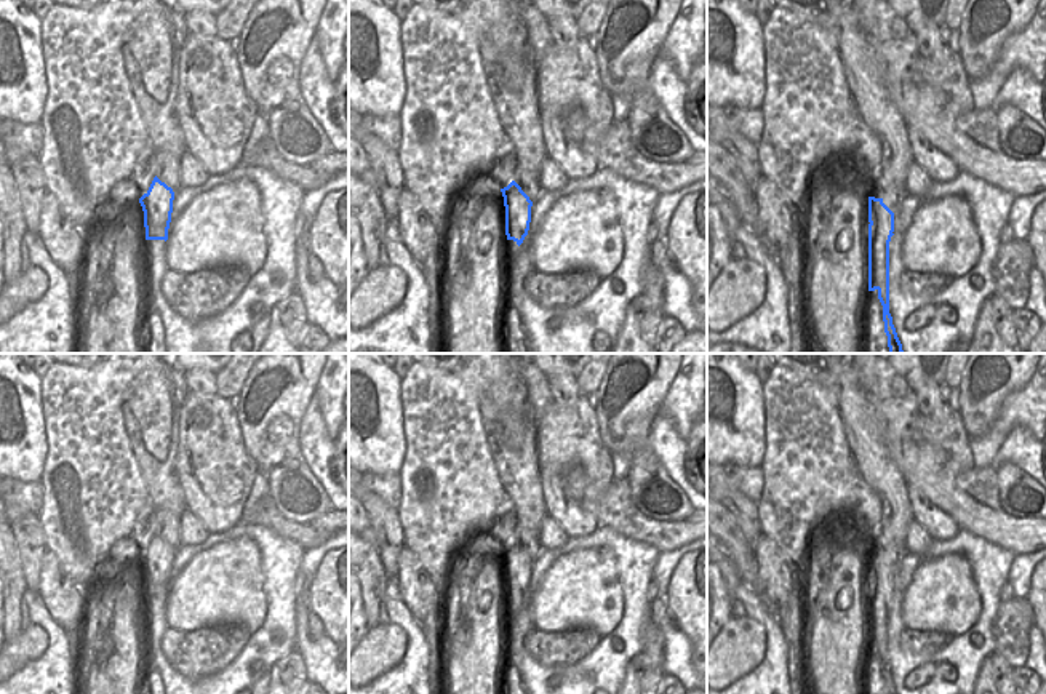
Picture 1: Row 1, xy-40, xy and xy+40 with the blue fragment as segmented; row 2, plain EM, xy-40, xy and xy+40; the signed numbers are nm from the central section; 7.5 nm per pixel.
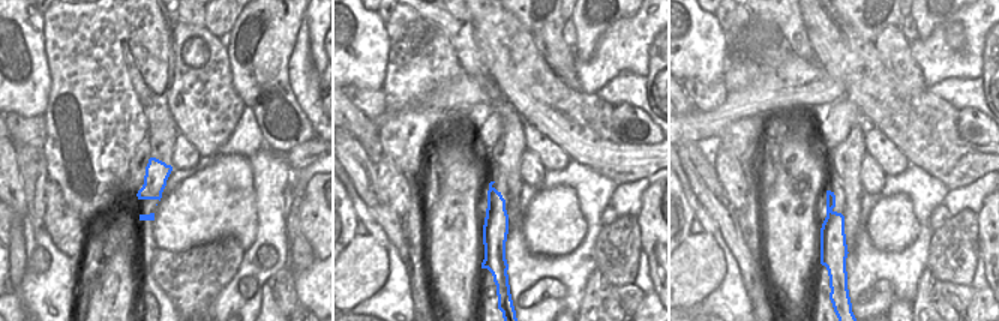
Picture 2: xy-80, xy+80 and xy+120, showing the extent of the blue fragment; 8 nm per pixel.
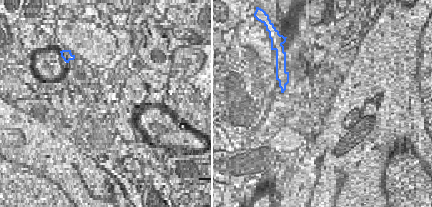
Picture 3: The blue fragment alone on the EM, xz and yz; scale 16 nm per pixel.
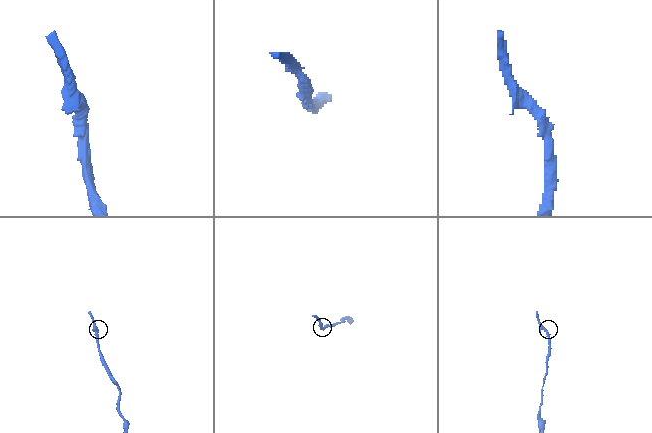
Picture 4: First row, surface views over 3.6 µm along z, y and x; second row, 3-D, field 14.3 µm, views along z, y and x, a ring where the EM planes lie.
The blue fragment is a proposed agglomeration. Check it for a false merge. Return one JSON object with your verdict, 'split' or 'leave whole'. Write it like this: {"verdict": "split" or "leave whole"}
{"verdict": "leave whole"}

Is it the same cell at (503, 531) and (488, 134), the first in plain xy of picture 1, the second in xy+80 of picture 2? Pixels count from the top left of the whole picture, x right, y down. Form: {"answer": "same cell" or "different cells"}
{"answer": "same cell"}

